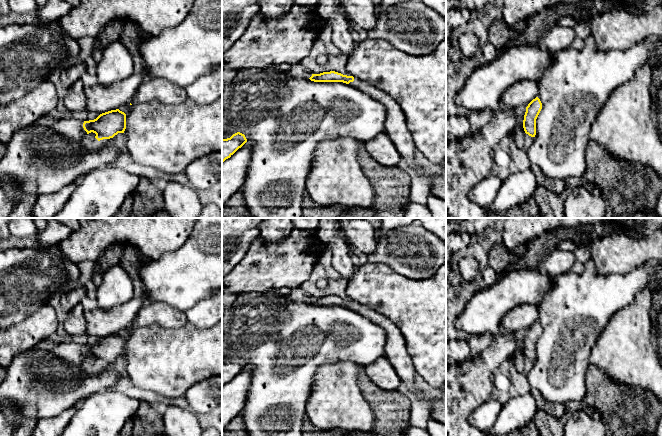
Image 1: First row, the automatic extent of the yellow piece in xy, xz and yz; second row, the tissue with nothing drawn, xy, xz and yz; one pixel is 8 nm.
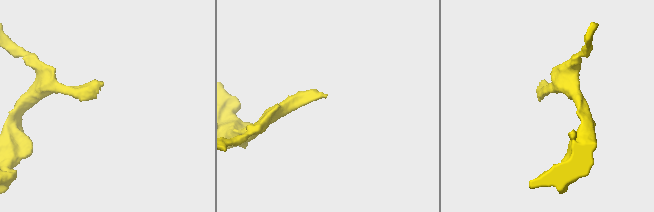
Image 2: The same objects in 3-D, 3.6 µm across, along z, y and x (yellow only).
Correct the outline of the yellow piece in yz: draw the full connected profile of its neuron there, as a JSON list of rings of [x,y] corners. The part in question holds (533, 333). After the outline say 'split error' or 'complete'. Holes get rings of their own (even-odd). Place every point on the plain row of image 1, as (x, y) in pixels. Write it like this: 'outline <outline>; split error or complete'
outline [[[538,321],[533,323],[526,331],[523,344],[523,352],[526,358],[531,361],[536,359],[536,343],[542,333],[542,327]]]; complete

